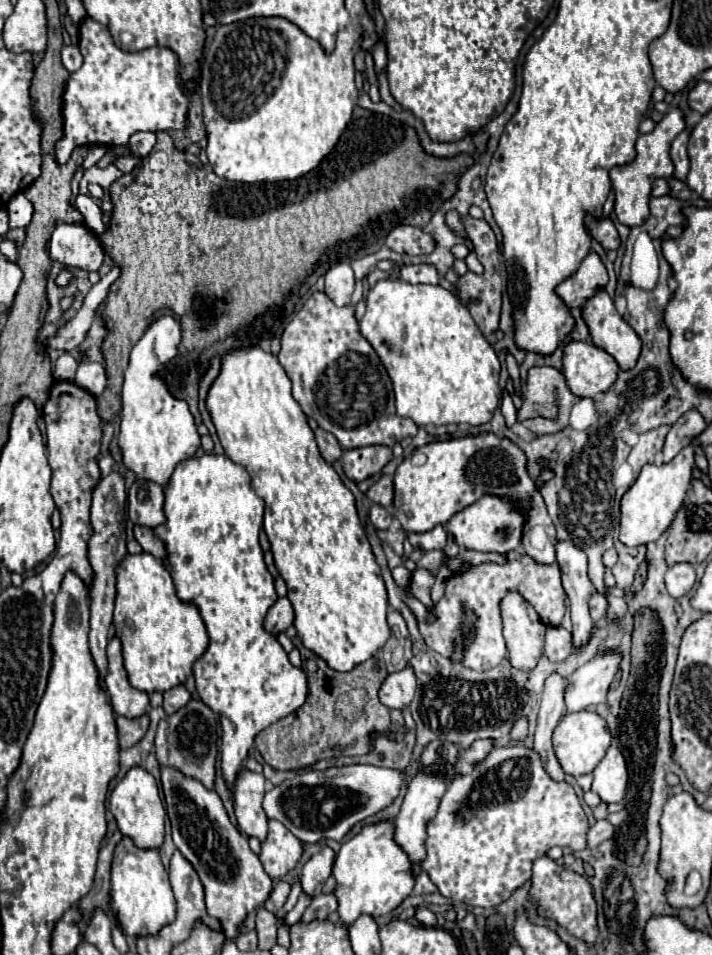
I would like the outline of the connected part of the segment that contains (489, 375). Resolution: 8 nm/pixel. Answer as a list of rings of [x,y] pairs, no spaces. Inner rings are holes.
[[[401,278],[379,280],[367,294],[367,312],[361,318],[361,334],[379,354],[389,372],[395,392],[397,414],[415,420],[417,426],[443,426],[443,424],[483,424],[489,422],[501,400],[499,388],[499,360],[493,346],[485,340],[469,310],[461,300],[441,288],[429,284],[409,284]]]

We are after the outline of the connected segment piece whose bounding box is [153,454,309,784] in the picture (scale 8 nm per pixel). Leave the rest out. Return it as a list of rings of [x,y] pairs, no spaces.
[[[203,454],[199,458],[187,458],[179,462],[163,490],[167,520],[153,528],[153,532],[165,544],[165,564],[169,566],[177,596],[181,600],[191,600],[199,608],[209,632],[209,648],[195,662],[193,674],[197,694],[215,714],[219,714],[223,728],[221,768],[225,782],[231,784],[243,768],[255,736],[273,722],[303,706],[309,696],[307,674],[289,662],[287,652],[281,648],[277,638],[263,626],[267,610],[277,600],[277,592],[259,546],[265,502],[251,490],[249,474],[225,454]]]

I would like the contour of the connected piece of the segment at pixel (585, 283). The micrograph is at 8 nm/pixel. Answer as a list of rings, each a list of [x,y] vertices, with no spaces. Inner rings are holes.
[[[589,254],[579,270],[575,274],[571,274],[569,278],[565,278],[559,286],[557,286],[557,296],[565,302],[567,308],[579,308],[587,298],[591,298],[595,294],[597,288],[603,288],[607,284],[607,270],[603,266],[603,262],[599,260],[597,254]]]

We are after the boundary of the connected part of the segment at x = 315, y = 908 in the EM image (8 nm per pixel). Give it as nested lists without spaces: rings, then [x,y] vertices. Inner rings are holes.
[[[333,892],[329,894],[319,894],[311,906],[305,910],[305,916],[303,920],[309,922],[309,920],[315,920],[315,918],[325,918],[325,916],[333,916],[337,912],[337,896]]]

